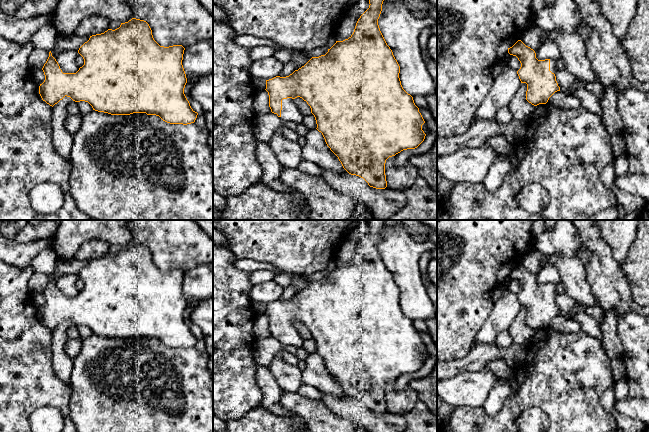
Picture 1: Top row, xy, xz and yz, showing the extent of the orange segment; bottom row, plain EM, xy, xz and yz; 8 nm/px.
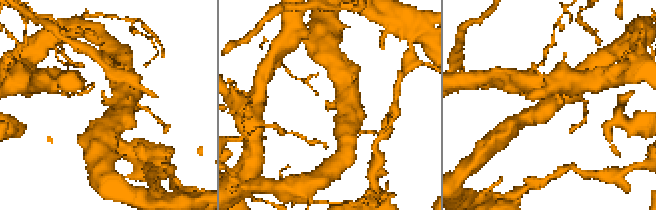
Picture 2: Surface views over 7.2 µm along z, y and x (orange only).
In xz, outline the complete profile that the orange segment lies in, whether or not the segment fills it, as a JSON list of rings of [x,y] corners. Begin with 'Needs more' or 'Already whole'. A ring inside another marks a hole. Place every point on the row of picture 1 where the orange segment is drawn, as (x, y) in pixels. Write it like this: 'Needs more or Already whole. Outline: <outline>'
Needs more. Outline: [[[369,0],[369,8],[358,19],[353,34],[328,49],[325,55],[312,57],[304,66],[286,77],[276,76],[266,80],[271,112],[282,121],[282,134],[285,138],[297,141],[296,131],[289,128],[289,122],[301,123],[302,116],[294,101],[300,97],[311,108],[317,130],[322,133],[327,146],[338,157],[343,168],[351,175],[363,178],[370,187],[387,187],[385,163],[389,157],[403,150],[417,148],[425,139],[422,130],[425,123],[413,97],[402,87],[399,78],[400,66],[392,50],[387,45],[378,25],[384,0]]]

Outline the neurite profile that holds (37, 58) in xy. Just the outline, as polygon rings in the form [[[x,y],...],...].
[[[34,47],[27,58],[28,65],[31,70],[42,69],[49,57],[49,52]]]

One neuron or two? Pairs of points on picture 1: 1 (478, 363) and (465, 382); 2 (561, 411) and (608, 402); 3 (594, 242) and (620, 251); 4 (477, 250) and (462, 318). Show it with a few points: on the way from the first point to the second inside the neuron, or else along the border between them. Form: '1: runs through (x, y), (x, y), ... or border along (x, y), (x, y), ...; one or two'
1: border along (484, 367), (478, 370), (464, 371), (450, 377); two
2: border along (612, 382), (600, 396), (600, 404), (616, 421); two
3: border along (598, 230), (608, 245), (613, 258), (621, 266); two
4: runs through (466, 267), (466, 301); one

